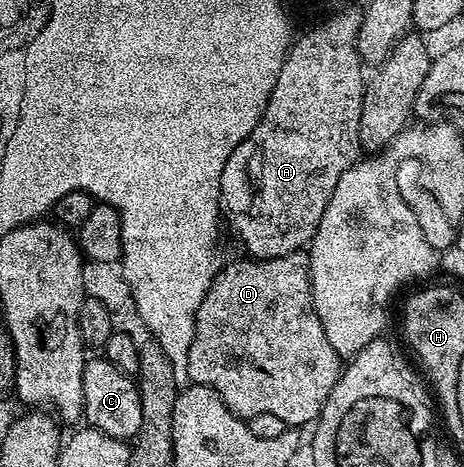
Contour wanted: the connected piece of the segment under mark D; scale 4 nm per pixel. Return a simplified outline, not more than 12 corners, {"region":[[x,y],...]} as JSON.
{"region":[[310,254],[227,263],[190,384],[313,425],[344,367]]}

